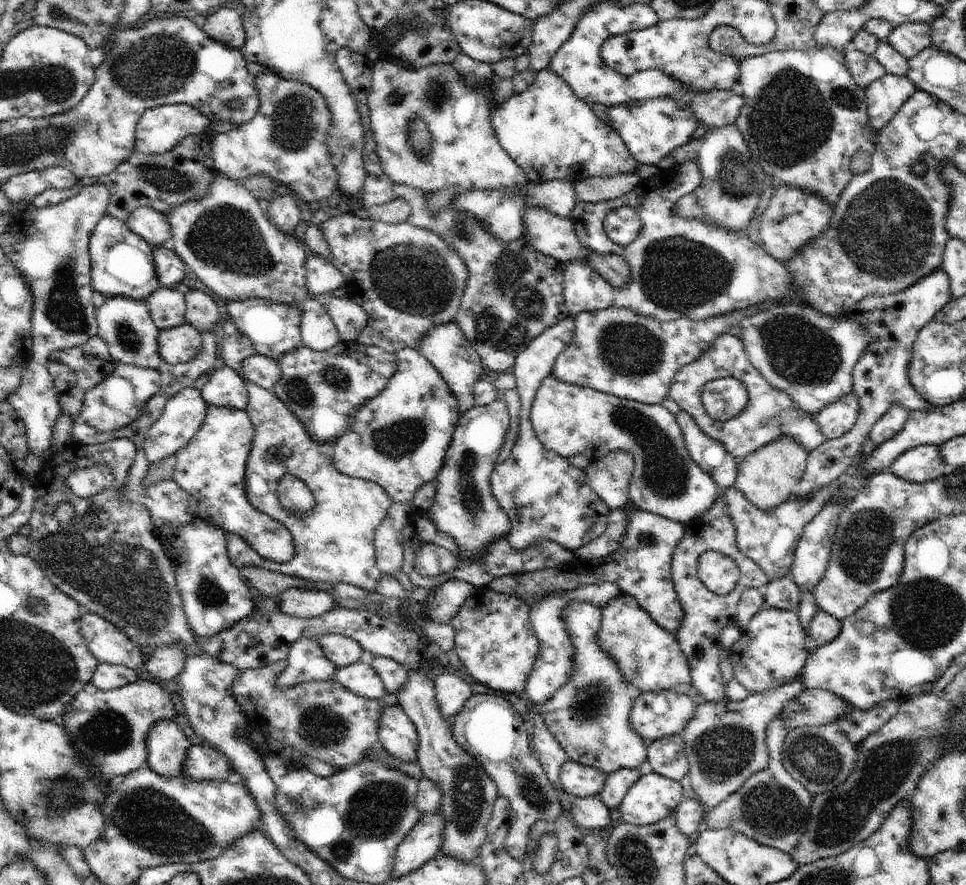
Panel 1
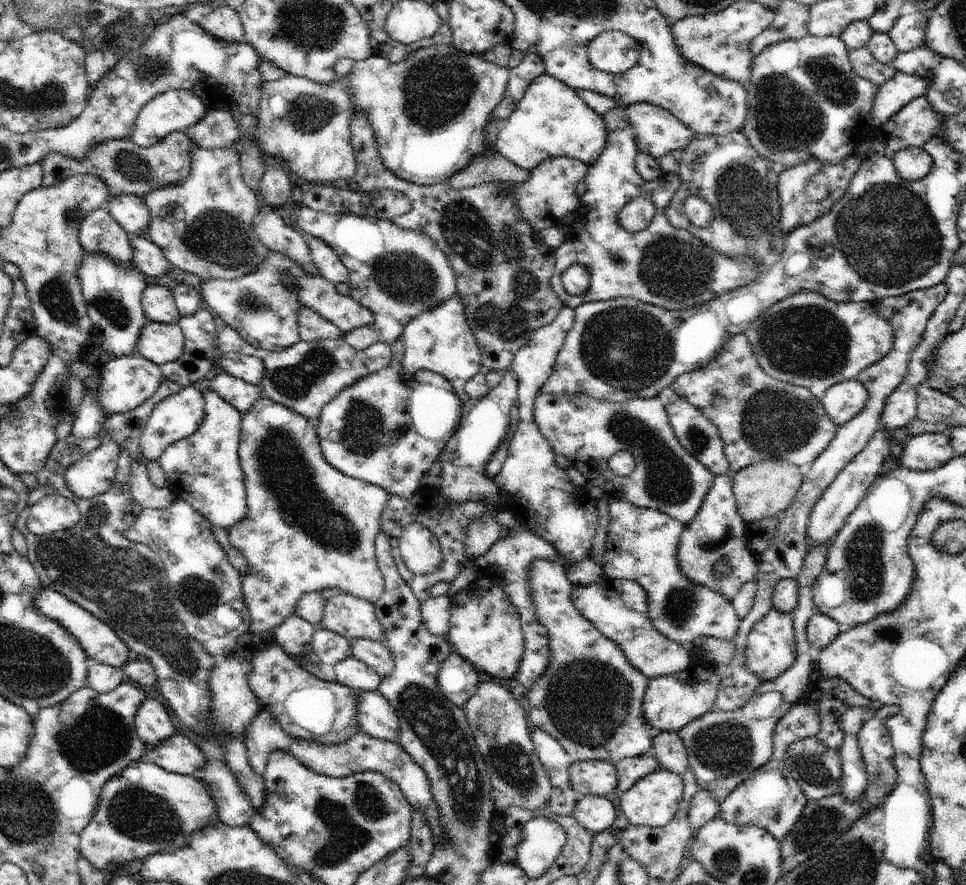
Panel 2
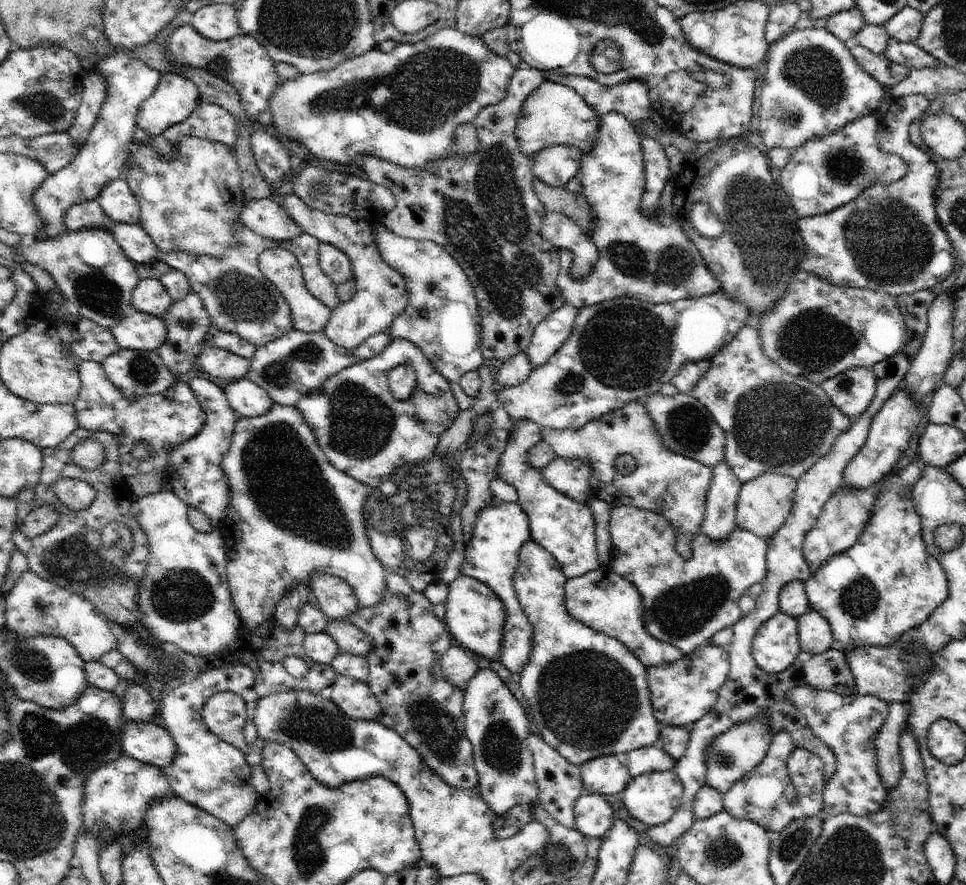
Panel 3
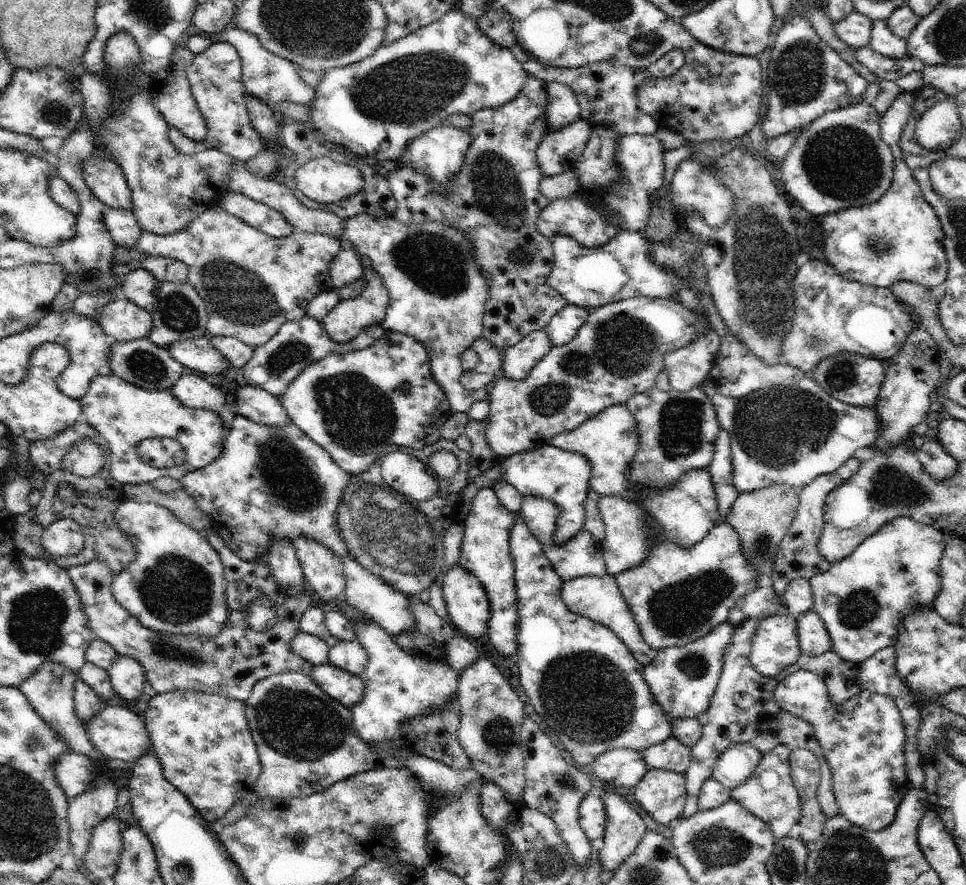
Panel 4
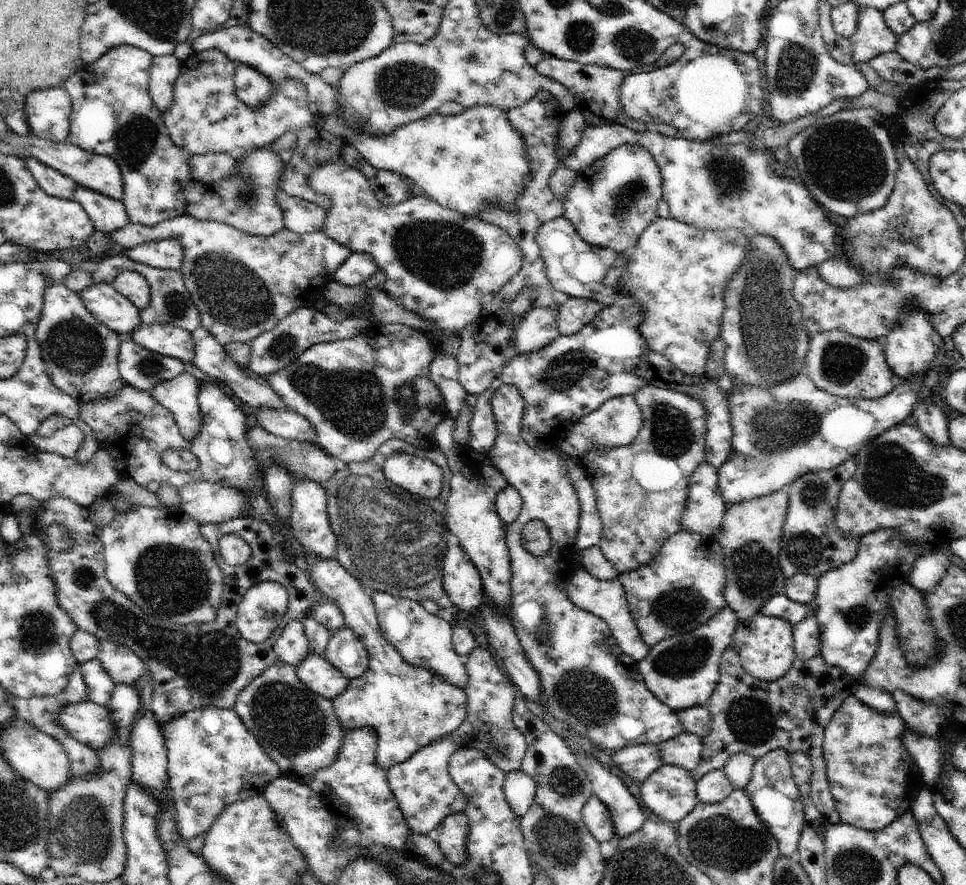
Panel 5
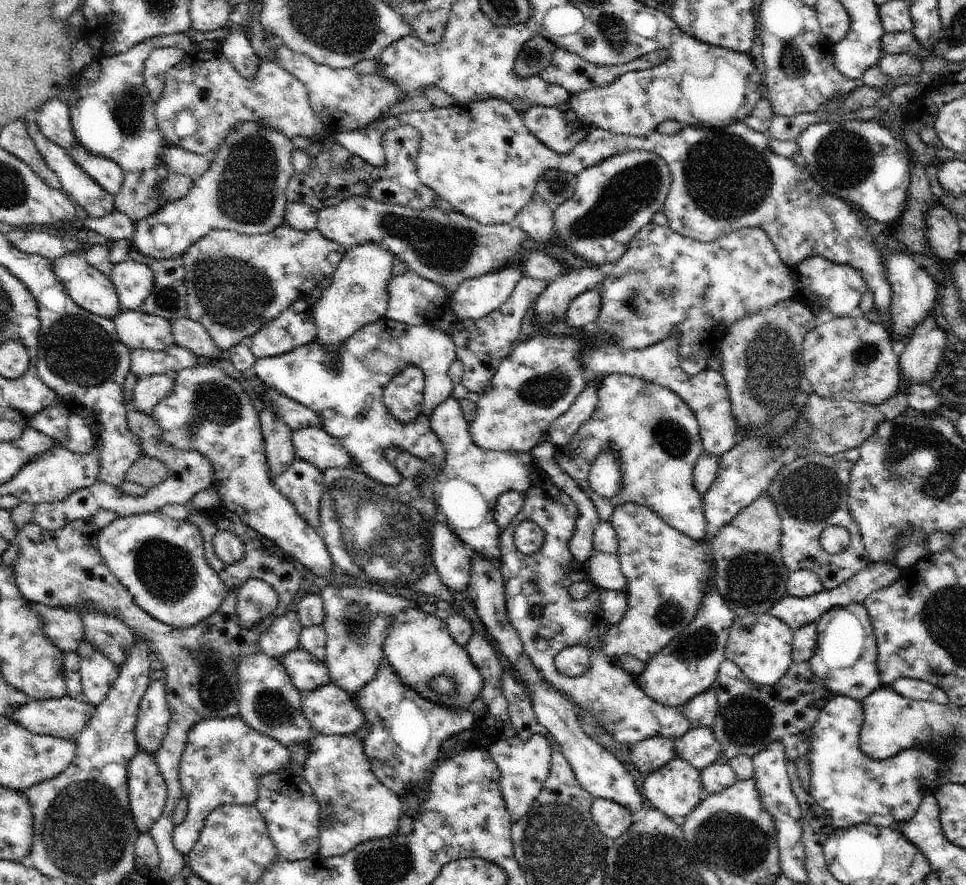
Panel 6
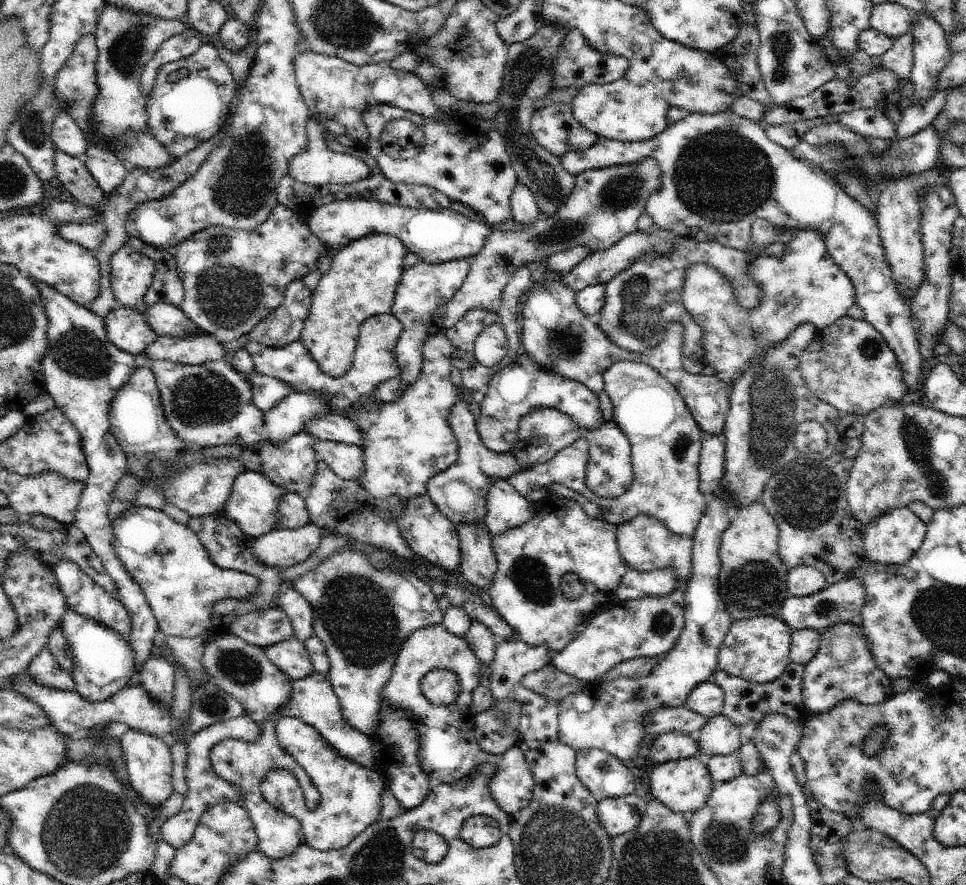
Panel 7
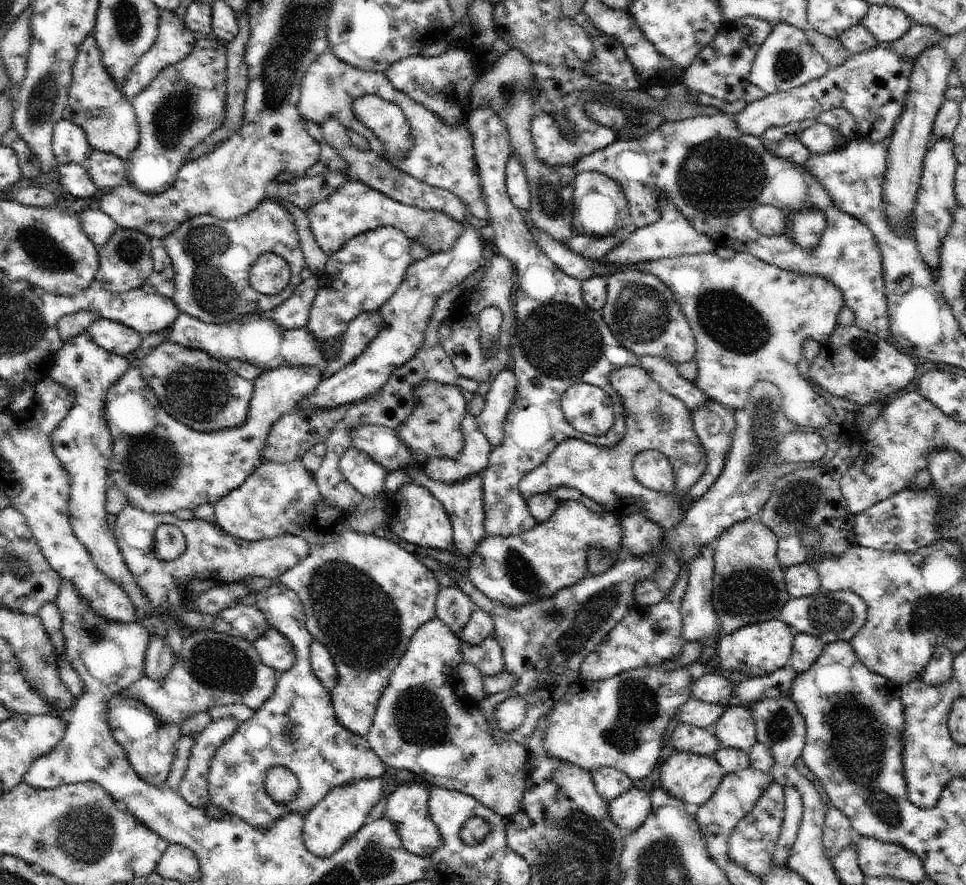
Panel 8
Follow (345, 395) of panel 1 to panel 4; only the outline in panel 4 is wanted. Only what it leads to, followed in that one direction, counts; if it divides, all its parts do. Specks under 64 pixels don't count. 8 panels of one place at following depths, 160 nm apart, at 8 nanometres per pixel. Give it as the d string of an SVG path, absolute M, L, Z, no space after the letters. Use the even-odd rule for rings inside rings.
M304 316L297 321L287 322L268 342L255 348L252 358L241 368L244 383L263 388L275 397L281 397L296 377L313 362L326 358L330 353L351 353L367 349L376 344L385 332L382 325L369 326L352 339L352 342L341 345L328 336L316 319Z

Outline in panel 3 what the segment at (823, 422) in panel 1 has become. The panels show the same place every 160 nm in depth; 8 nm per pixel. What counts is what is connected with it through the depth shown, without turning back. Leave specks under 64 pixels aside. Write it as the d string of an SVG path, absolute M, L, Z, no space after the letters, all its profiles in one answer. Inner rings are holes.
M864 367L850 369L823 382L821 387L829 401L854 420L870 406L876 394L876 375Z

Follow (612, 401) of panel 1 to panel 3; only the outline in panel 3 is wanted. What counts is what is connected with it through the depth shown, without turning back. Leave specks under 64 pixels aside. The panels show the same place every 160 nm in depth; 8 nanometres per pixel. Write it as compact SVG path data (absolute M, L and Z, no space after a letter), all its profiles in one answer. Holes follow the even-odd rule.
M644 401L629 402L575 429L545 428L541 433L558 457L589 464L592 496L609 502L613 507L630 505L664 515L677 530L678 554L687 559L691 557L689 542L700 533L713 468L663 445L660 431ZM623 454L632 455L637 460L632 474L623 475L616 470L616 457Z

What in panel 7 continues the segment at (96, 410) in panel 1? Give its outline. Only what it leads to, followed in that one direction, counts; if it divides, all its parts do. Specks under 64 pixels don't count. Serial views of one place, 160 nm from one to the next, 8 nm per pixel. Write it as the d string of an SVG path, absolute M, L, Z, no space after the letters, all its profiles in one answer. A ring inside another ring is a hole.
M204 334L197 337L158 337L145 350L144 366L151 368L156 361L172 361L185 365L201 365L226 358L216 338Z

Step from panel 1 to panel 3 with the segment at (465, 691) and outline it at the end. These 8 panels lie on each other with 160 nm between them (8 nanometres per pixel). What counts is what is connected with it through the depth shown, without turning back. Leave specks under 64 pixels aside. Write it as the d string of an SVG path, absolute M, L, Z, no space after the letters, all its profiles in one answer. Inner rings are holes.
M454 643L440 659L440 673L448 684L464 692L468 681L479 671L482 663L468 650Z

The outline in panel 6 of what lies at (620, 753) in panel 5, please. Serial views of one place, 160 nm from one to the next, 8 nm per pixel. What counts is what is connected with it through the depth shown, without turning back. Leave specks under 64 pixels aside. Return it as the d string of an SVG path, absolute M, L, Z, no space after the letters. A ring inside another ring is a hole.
M662 737L652 738L652 740L644 739L644 742L636 744L628 760L638 768L640 774L646 775L648 772L649 775L676 757L674 740Z

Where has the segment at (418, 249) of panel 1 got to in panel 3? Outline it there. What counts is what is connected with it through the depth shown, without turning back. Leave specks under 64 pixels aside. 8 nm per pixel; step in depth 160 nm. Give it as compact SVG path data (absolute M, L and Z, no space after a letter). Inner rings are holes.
M298 195L284 196L282 205L288 216L304 233L342 250L350 259L356 293L348 302L341 302L334 309L323 333L339 347L354 350L367 338L386 333L392 323L408 306L409 290L407 280L393 266L390 266L378 251L375 241L375 226L367 220L357 221L346 215L329 215L308 206Z

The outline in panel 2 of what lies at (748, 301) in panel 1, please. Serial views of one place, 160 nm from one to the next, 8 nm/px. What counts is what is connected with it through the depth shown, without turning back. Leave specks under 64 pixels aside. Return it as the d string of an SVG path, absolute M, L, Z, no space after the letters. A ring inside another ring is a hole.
M630 126L609 132L607 137L604 152L592 166L587 167L588 172L584 178L587 184L586 192L580 197L580 204L573 212L573 219L566 224L563 243L554 252L556 262L550 282L564 306L575 309L592 301L611 301L620 297L630 297L669 311L685 311L705 305L706 302L740 287L748 286L768 272L764 264L761 266L752 255L729 257L704 244L691 232L673 225L667 217L666 208L682 186L683 180L678 176L674 176L674 182L644 181L641 178L635 169L635 158L640 152ZM638 194L646 194L652 199L656 213L646 230L630 234L616 223L616 214L624 205L637 198ZM572 265L582 265L590 273L590 282L584 294L570 294L563 285L562 275Z

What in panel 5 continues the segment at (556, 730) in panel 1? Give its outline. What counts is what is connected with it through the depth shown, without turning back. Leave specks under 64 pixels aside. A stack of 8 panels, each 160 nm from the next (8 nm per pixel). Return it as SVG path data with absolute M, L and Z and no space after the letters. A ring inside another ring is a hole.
M502 385L491 398L493 413L497 420L497 436L493 449L486 454L490 465L504 476L508 485L513 486L522 496L522 508L518 518L506 527L507 545L510 551L512 580L512 604L509 619L514 627L524 651L526 660L539 674L543 708L556 720L565 725L565 730L584 734L599 750L613 752L630 745L659 745L674 738L683 726L669 706L660 702L645 686L639 662L622 652L608 623L599 616L586 612L570 602L566 585L576 568L572 560L576 532L579 529L581 504L578 493L569 477L569 468L558 452L558 448L534 448L528 446L521 437L521 419L526 408L525 400L512 385ZM532 519L542 519L549 526L551 549L547 555L537 557L523 545L524 527Z

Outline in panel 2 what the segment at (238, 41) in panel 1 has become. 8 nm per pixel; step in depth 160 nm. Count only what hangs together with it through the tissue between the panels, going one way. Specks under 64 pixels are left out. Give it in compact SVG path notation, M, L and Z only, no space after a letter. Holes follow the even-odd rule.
M228 5L212 9L207 15L195 18L195 21L213 37L226 42L240 43L245 33L239 14Z

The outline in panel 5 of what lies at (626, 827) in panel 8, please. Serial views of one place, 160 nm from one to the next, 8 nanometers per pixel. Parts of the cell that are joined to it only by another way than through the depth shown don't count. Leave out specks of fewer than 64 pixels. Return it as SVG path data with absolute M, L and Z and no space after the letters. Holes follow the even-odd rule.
M592 795L581 810L584 824L599 842L610 840L613 836L614 823L609 808L597 797Z

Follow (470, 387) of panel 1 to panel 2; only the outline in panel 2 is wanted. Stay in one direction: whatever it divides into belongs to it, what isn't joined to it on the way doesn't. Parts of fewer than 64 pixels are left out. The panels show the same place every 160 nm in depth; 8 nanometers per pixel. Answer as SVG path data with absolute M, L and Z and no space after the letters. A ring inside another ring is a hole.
M456 294L438 308L427 310L413 318L401 336L405 344L405 355L398 370L398 384L406 384L414 373L434 371L447 378L458 398L465 403L470 400L464 390L465 384L479 373L481 350L468 326L464 305Z

